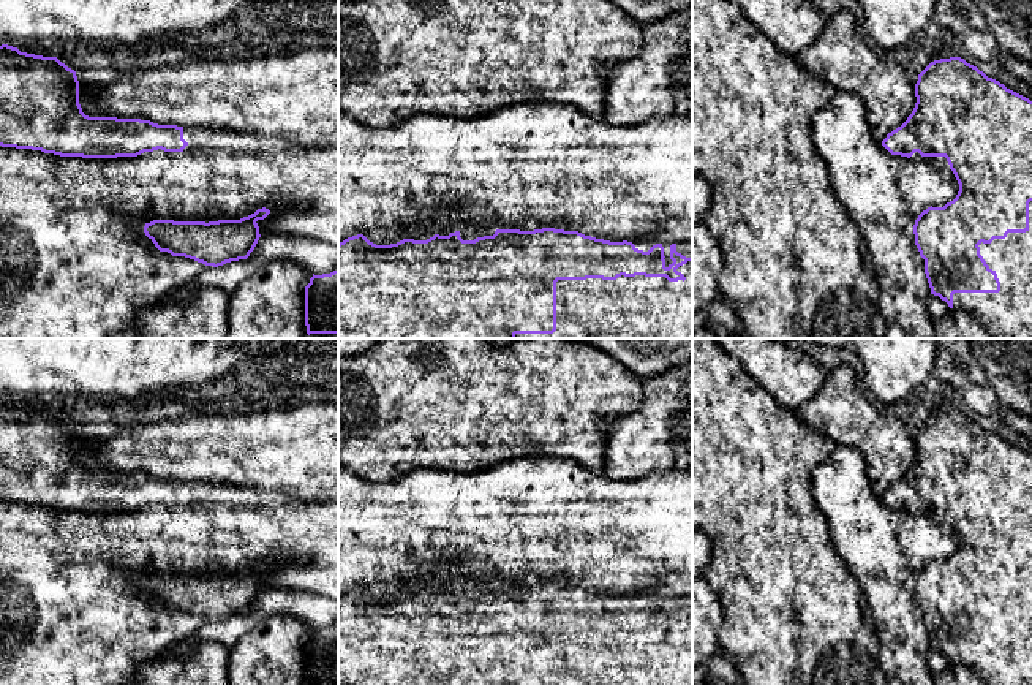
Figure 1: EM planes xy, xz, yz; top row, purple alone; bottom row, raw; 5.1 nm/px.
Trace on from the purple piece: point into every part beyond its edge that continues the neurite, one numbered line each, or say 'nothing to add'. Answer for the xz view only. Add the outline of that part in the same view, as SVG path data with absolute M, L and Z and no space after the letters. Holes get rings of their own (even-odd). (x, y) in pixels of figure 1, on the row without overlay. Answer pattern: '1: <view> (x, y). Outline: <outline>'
1: xz (639, 657). Outline: M692 615L676 623L686 634L618 631L556 636L556 685L692 685Z

